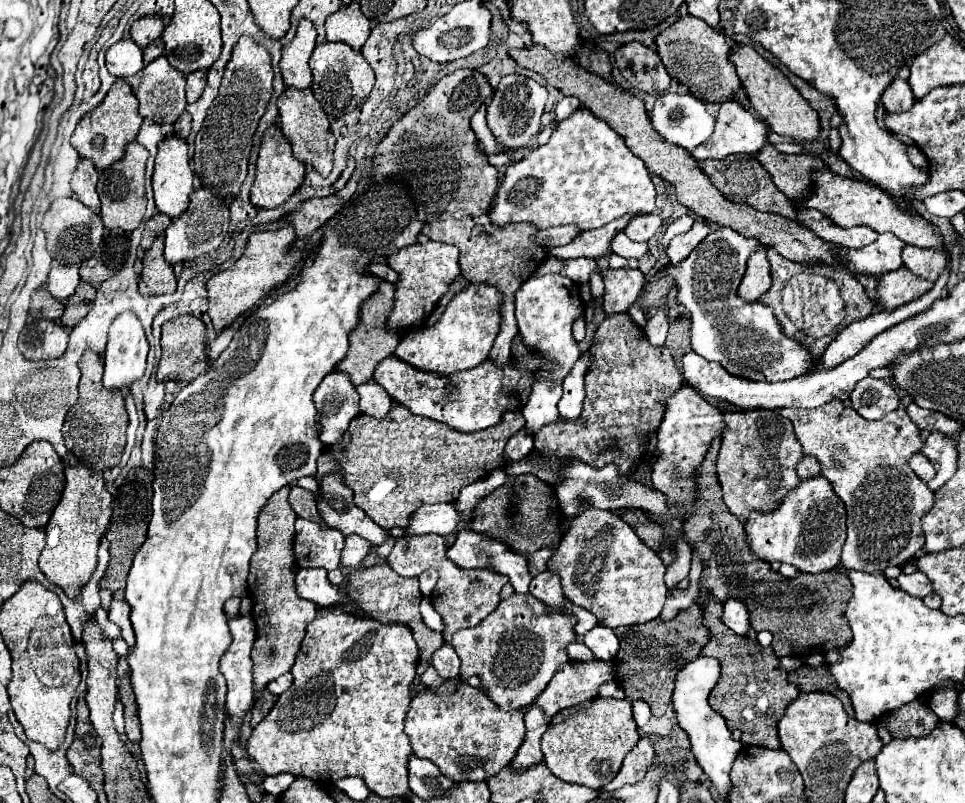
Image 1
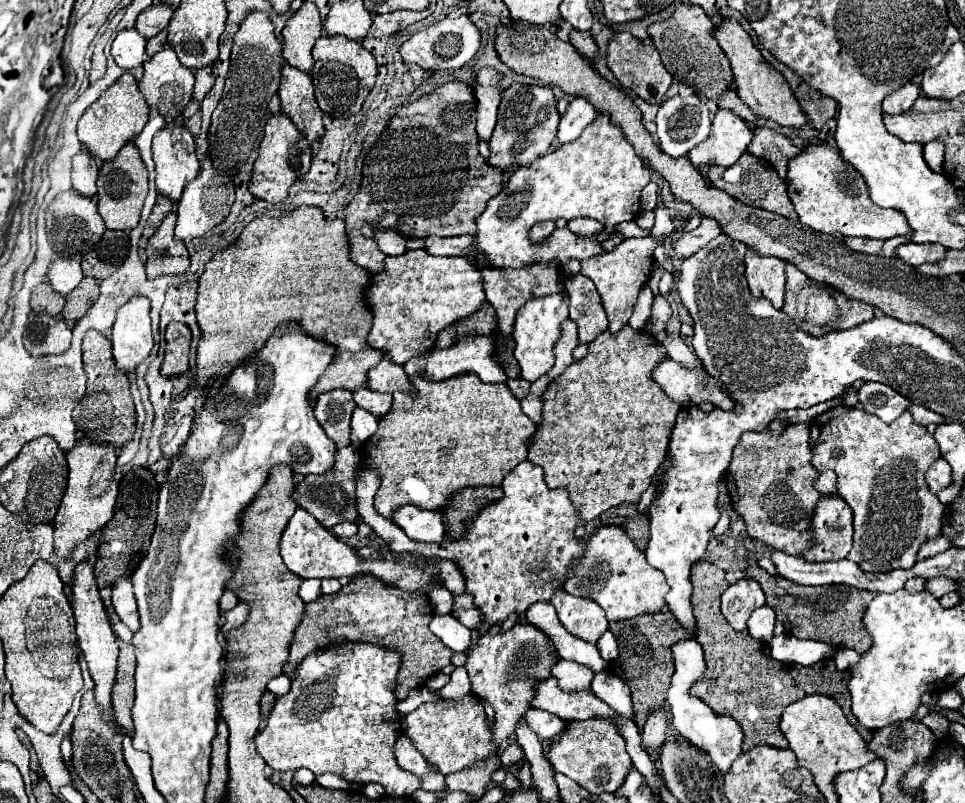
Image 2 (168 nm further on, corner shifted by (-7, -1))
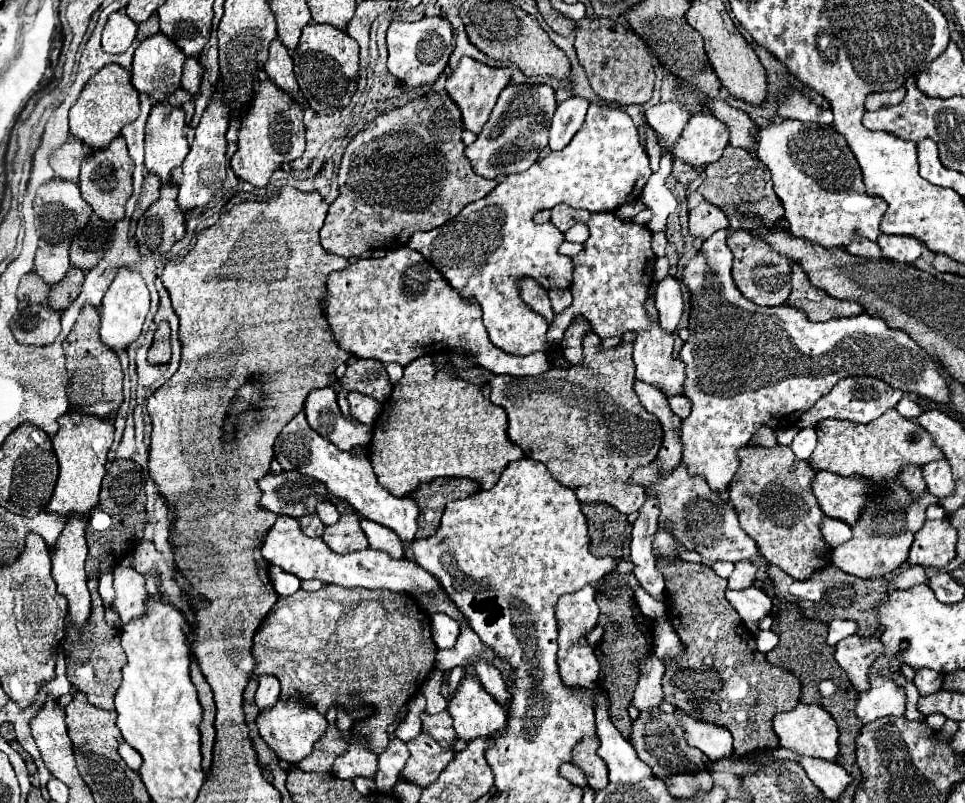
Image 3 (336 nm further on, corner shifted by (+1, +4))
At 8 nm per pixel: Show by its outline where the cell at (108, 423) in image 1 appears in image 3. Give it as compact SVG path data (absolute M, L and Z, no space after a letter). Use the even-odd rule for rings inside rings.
M86 304L80 310L78 320L74 322L70 334L62 342L64 354L66 354L66 370L68 370L68 400L70 406L78 412L92 412L94 416L108 418L110 408L120 408L122 404L122 366L114 350L110 350L106 344L102 344L98 336L98 320L100 314L94 306Z

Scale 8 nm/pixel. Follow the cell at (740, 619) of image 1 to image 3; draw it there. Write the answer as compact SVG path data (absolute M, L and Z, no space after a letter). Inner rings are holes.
M740 560L734 564L734 572L728 580L728 588L732 590L744 590L750 588L754 584L754 574L756 574L756 566L750 560Z

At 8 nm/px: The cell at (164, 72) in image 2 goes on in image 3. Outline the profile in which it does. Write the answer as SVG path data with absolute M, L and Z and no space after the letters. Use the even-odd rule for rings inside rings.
M162 32L146 38L140 42L140 46L134 52L132 62L132 84L138 92L148 94L154 102L164 102L172 92L180 88L180 76L182 76L182 64L186 60L186 54Z

